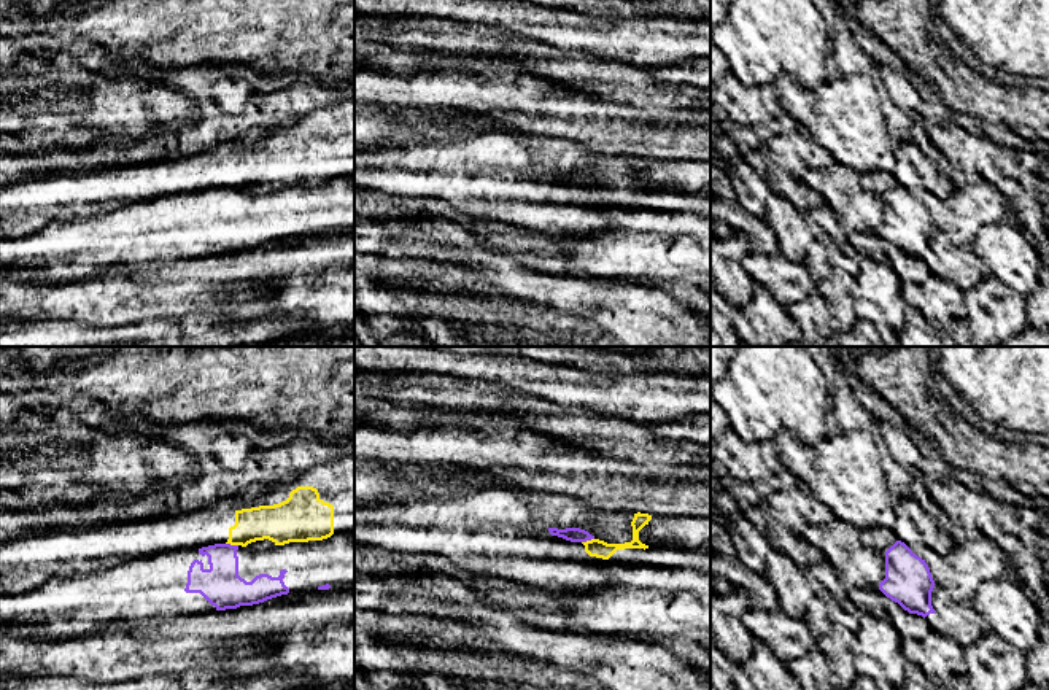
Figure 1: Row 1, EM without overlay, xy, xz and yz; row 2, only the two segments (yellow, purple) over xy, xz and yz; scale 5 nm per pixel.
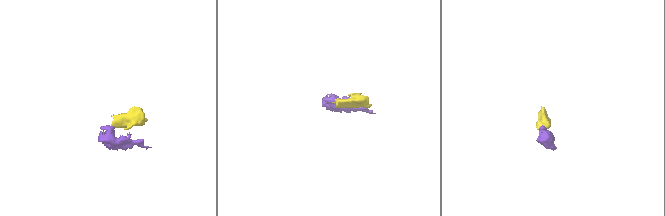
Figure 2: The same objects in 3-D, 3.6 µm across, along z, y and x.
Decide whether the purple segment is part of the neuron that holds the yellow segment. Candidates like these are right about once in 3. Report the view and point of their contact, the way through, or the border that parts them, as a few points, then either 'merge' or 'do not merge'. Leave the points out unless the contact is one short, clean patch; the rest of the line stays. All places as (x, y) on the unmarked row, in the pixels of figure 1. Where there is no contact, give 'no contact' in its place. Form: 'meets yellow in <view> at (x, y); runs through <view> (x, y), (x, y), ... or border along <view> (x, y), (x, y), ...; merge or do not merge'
meets yellow in xy at (232, 188); border along xy (226, 186), (237, 189); do not merge

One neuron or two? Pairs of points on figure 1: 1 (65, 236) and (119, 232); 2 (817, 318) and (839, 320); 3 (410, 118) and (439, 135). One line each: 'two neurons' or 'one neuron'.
1: one neuron
2: two neurons
3: two neurons

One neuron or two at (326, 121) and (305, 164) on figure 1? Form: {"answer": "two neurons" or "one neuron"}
{"answer": "one neuron"}

